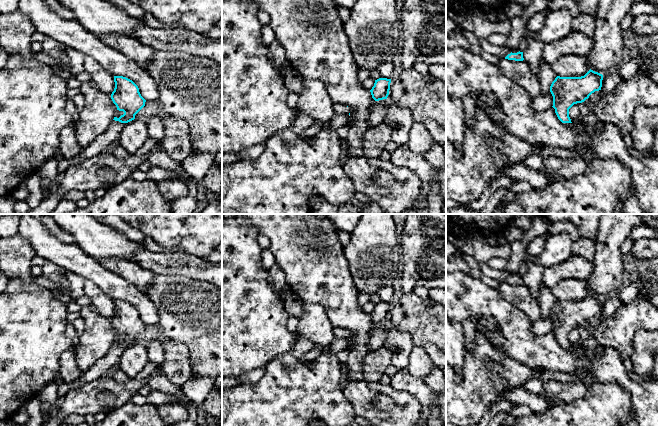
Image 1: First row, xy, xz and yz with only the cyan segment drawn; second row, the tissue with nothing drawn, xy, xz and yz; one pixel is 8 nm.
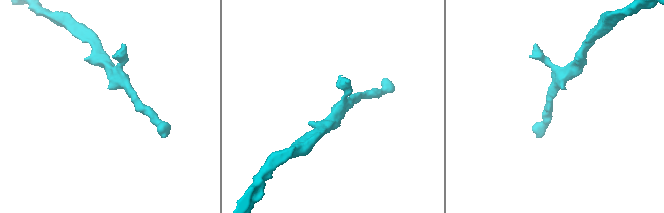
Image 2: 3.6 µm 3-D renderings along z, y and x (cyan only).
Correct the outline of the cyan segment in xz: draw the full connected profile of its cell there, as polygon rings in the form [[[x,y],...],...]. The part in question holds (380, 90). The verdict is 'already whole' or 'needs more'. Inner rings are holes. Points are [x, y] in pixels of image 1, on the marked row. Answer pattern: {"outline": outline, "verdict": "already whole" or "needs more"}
{"outline": [[[379,78],[375,80],[374,86],[370,90],[375,101],[387,99],[390,90],[391,79]]], "verdict": "already whole"}

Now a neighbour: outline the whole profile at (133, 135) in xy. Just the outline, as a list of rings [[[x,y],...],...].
[[[132,120],[123,127],[117,142],[129,154],[135,154],[148,137],[145,120]]]

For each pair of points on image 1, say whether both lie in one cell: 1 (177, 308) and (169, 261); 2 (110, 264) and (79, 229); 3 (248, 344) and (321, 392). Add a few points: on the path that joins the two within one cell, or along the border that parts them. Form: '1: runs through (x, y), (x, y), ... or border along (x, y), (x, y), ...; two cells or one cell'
1: border along (156, 274), (184, 275), (195, 280); two cells
2: border along (129, 259), (99, 260); two cells
3: border along (289, 351), (278, 354), (265, 366); two cells

